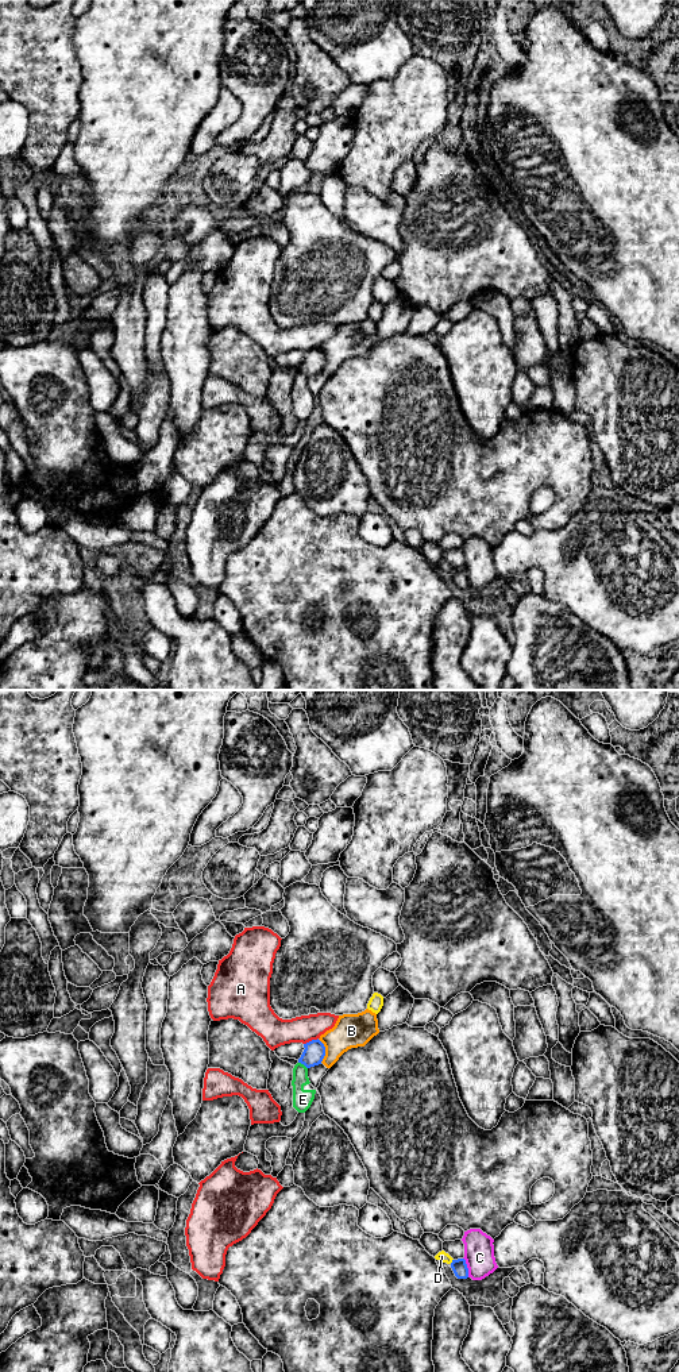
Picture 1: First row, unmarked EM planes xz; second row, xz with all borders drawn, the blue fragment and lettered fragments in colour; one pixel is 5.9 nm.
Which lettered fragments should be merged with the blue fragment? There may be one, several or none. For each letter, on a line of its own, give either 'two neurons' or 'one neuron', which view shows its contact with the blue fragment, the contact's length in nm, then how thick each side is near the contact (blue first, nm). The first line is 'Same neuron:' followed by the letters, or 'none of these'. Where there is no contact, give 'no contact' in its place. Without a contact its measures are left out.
Same neuron: none of these
A: two neurons; contact in xz; length 100 nm; calibres 130 and 170 nm
B: two neurons; contact in xz; length 150 nm; calibres 130 and 200 nm
C: two neurons; contact in xz; length 120 nm; calibres 90 and 180 nm
D: two neurons; contact in xz; length 40 nm; calibres 90 and 70 nm
E: two neurons; contact in xz; length 70 nm; calibres 130 and 120 nm

